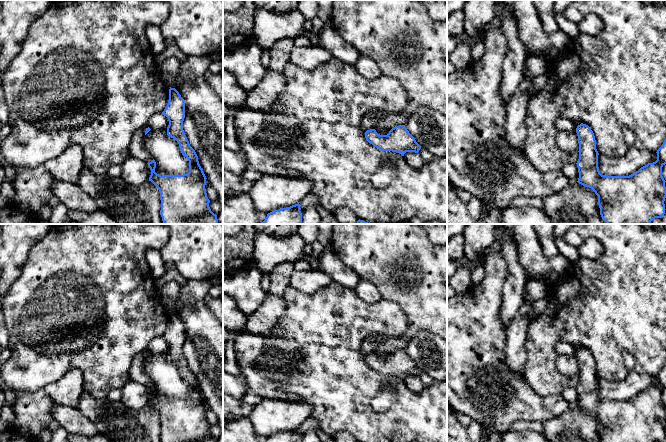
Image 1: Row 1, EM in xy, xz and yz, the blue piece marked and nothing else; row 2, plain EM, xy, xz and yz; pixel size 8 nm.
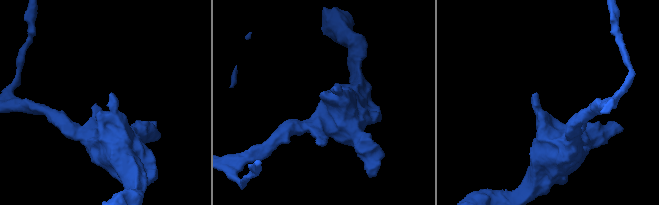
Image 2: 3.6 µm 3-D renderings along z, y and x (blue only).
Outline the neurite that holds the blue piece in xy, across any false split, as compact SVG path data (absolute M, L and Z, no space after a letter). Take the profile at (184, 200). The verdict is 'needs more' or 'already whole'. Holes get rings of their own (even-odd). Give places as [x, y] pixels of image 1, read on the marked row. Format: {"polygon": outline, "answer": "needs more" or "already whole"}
{"polygon": "M175 88L169 89L169 100L162 112L168 118L167 135L175 139L180 151L189 161L189 172L183 175L164 175L155 172L156 162L148 162L151 181L160 192L160 215L164 224L219 224L210 207L205 185L206 176L195 150L183 130L185 101Z", "answer": "already whole"}

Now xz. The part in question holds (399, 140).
{"polygon": "M405 125L392 128L387 135L380 135L375 129L365 132L366 140L382 151L392 151L404 156L406 152L418 153L421 146L409 133Z", "answer": "already whole"}

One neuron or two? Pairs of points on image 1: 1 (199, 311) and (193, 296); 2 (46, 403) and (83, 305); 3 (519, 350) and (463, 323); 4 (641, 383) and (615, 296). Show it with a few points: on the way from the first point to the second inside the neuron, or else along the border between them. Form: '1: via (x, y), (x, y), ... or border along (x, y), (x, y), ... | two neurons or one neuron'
1: via (195, 307), (193, 300) | one neuron
2: border along (42, 388), (19, 395) | two neurons
3: border along (505, 329), (505, 361), (509, 367) | two neurons
4: border along (635, 370), (655, 376) | two neurons

